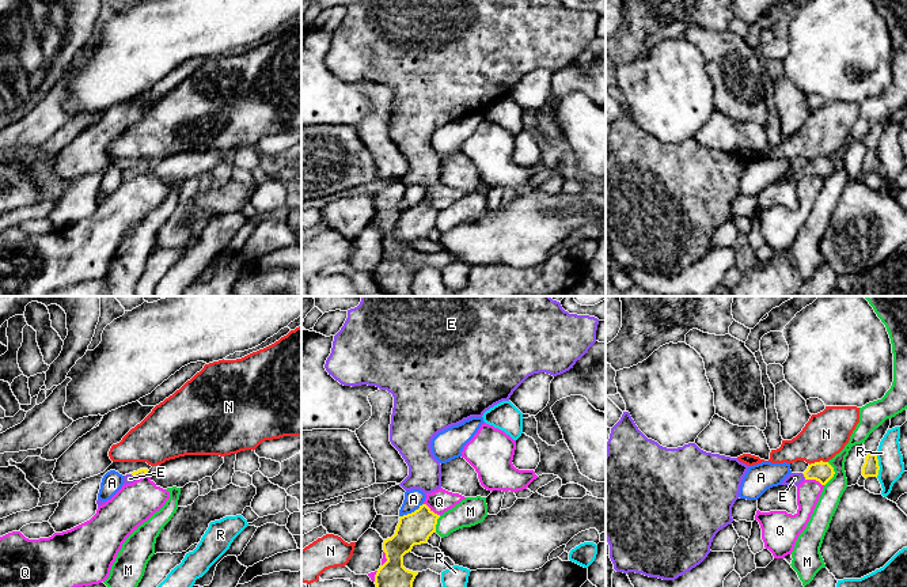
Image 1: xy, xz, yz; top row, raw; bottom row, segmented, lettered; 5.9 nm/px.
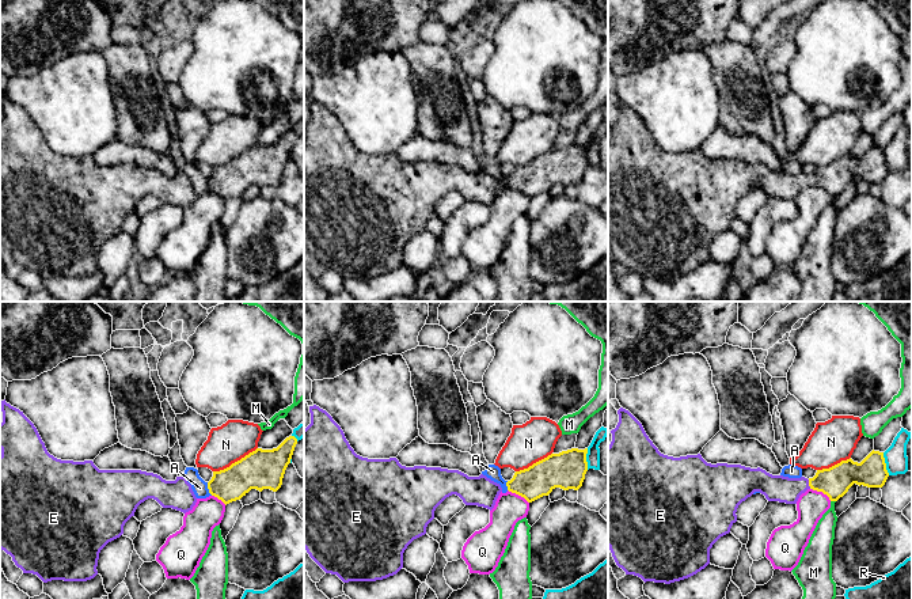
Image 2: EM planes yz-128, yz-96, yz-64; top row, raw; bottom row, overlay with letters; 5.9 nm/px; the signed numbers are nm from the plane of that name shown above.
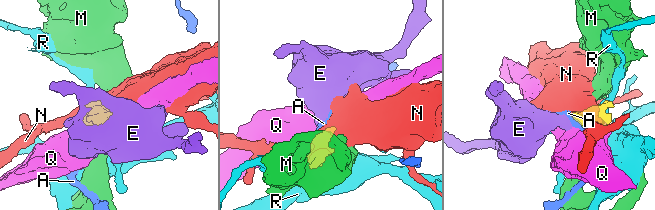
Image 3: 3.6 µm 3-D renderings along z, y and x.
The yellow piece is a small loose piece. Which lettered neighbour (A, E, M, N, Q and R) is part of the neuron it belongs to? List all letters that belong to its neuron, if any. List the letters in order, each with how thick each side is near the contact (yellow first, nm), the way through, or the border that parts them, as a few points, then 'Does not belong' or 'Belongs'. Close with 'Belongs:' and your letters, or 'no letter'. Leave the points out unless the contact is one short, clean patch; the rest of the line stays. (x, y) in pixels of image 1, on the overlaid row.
A: Thickness 190 nm (yellow) against 110 nm. Boundary: xz (422, 503), (413, 511), (399, 517). Does not belong
E: Thickness 120 nm (yellow) against 80 nm. Path across: yz (823, 472), (812, 472), (804, 476), (794, 478). Belongs
M: Thickness 120 nm (yellow) against 120 nm. Boundary: yz (828, 462), (834, 476), (824, 485). Does not belong
N: Thickness 120 nm (yellow) against 260 nm. Does not belong
Q: Thickness 120 nm (yellow) against 140 nm. Does not belong
R: Thickness 100 nm (yellow) against 140 nm. Boundary: yz (876, 453), (879, 464), (877, 476). Does not belong
Belongs: E

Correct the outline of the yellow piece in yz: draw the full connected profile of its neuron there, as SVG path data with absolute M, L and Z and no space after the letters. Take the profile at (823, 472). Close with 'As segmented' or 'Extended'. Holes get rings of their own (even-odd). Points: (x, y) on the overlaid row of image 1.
M820 461L811 463L804 473L789 474L781 485L798 486L804 480L816 480L821 485L826 485L834 477L834 474L834 467L828 462Z. Extended

